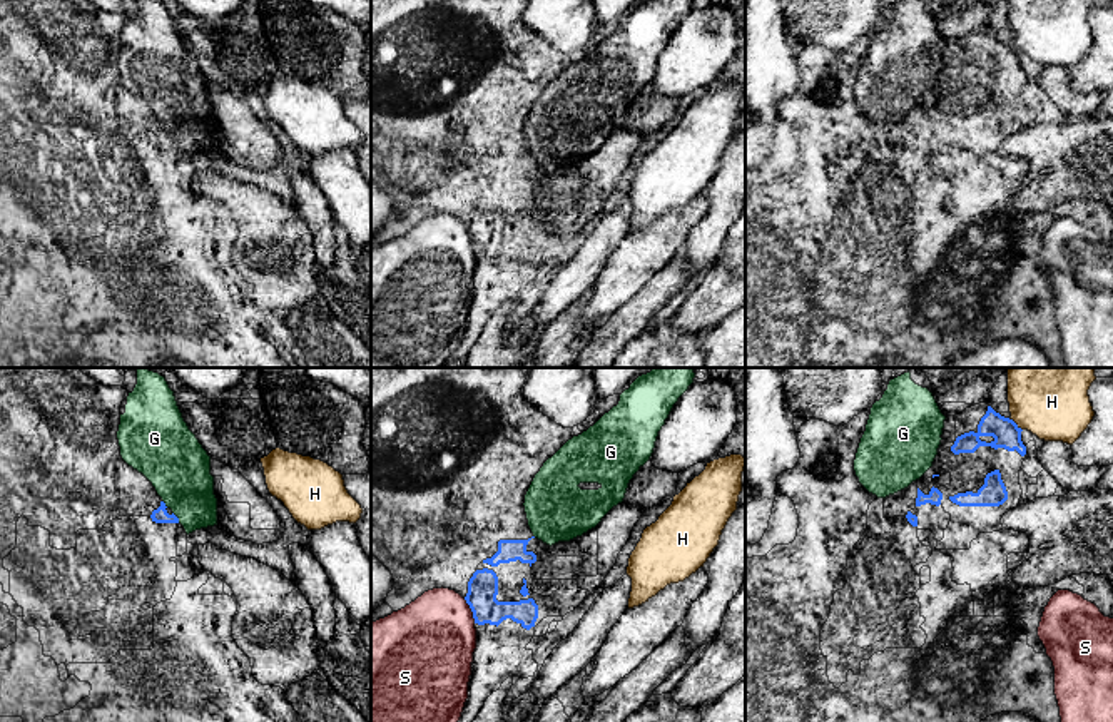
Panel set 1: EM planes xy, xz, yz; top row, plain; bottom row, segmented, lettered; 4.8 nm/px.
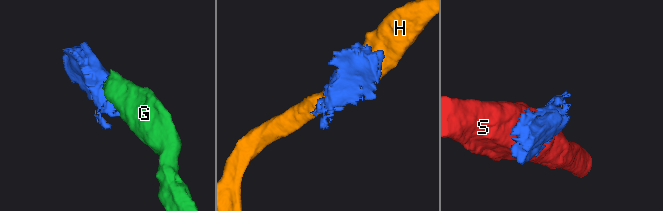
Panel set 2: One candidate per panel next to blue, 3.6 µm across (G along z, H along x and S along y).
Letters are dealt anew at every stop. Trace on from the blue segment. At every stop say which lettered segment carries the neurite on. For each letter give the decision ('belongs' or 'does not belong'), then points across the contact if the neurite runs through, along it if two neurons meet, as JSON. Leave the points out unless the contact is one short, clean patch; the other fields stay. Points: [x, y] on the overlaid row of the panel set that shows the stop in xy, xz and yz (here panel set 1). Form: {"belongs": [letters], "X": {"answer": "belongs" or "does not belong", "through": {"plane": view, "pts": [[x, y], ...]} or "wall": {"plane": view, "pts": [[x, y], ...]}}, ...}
{"belongs": [], "G": {"answer": "does not belong"}, "H": {"answer": "does not belong"}, "S": {"answer": "does not belong"}}

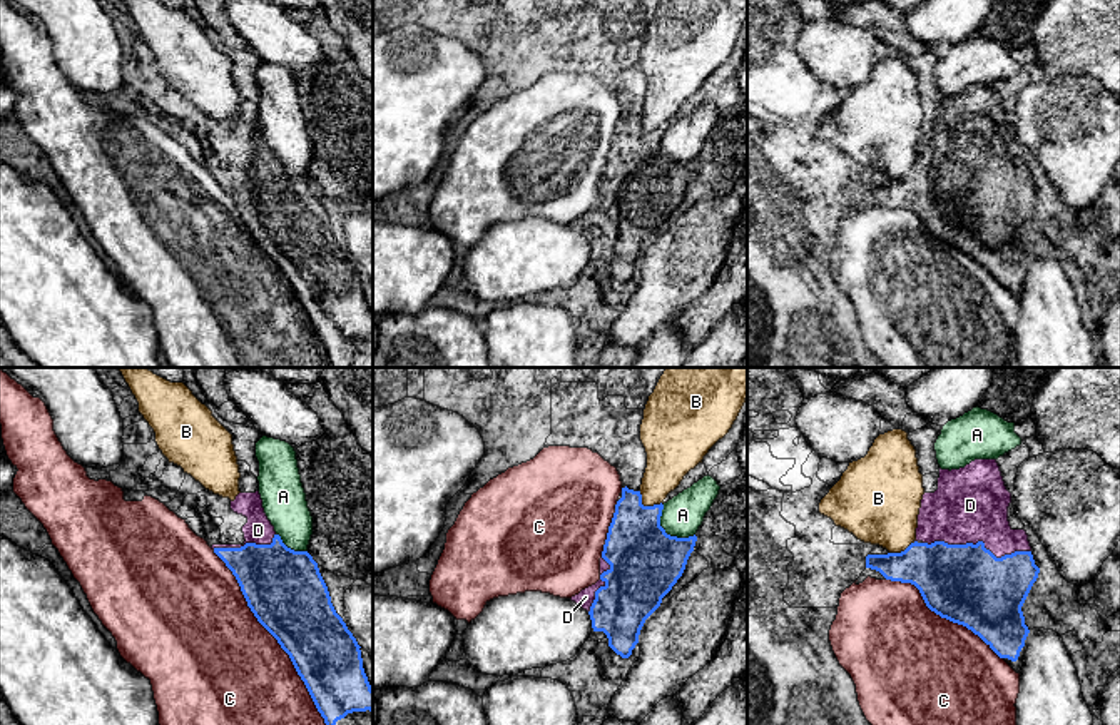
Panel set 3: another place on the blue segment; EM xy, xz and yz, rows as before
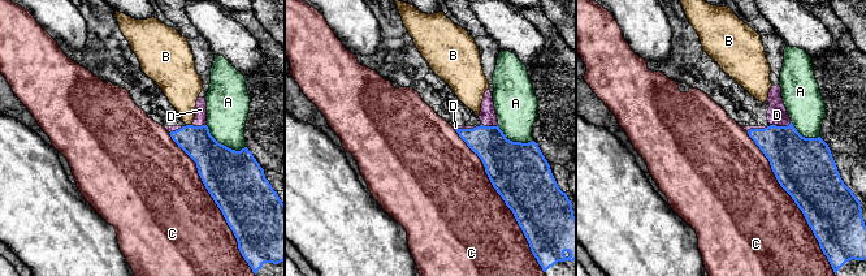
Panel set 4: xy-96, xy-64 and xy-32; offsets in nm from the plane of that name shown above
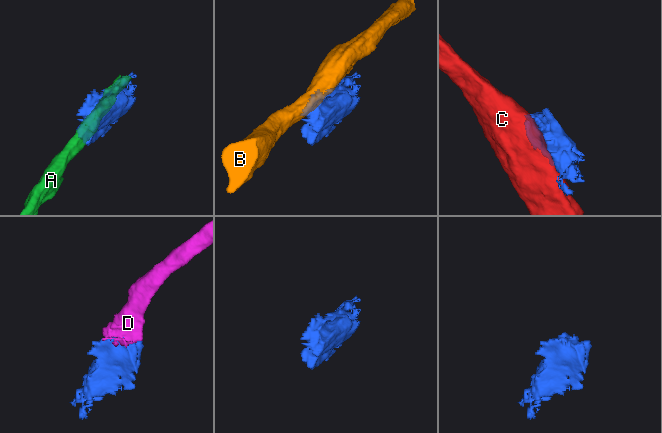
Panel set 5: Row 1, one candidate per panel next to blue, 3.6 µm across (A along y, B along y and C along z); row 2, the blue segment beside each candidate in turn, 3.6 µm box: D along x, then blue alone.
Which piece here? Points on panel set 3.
{"belongs": ["D"], "A": {"answer": "does not belong"}, "B": {"answer": "does not belong", "wall": {"plane": "xz", "pts": [[639, 491], [644, 505], [661, 503]]}}, "C": {"answer": "does not belong"}, "D": {"answer": "belongs"}}

